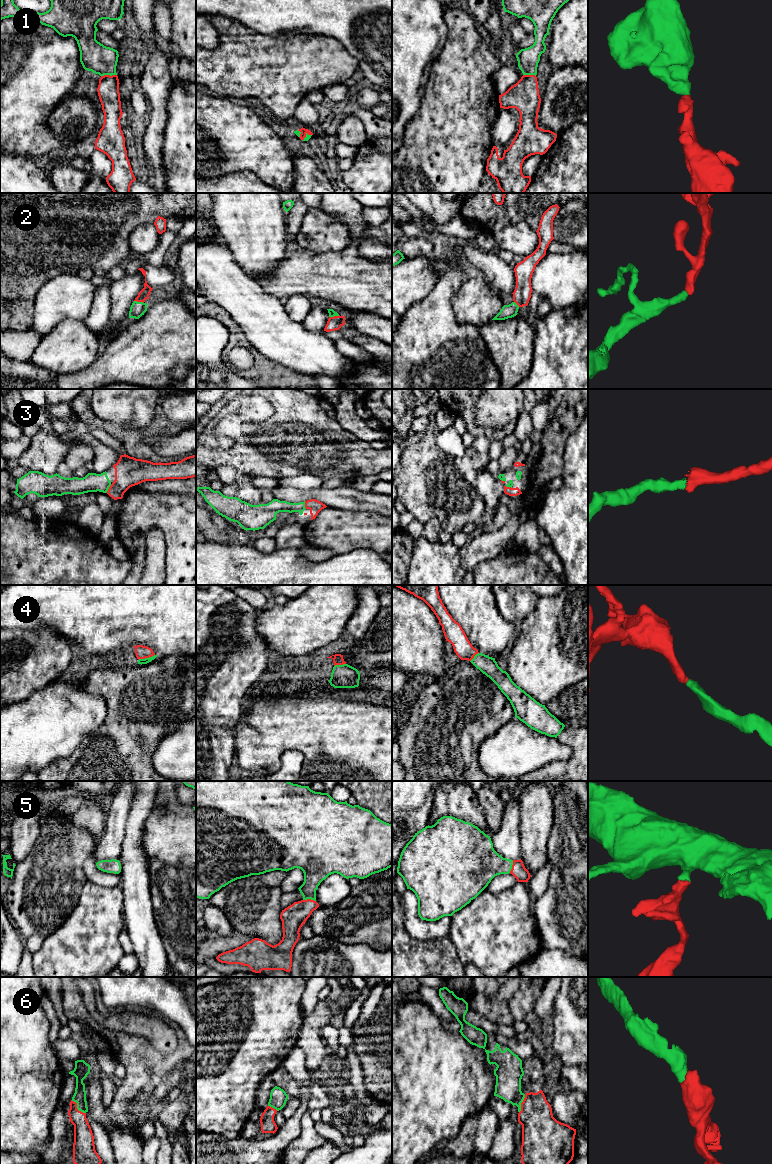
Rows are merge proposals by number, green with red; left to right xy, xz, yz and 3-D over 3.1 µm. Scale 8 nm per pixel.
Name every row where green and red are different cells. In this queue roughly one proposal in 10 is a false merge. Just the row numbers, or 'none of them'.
none of them

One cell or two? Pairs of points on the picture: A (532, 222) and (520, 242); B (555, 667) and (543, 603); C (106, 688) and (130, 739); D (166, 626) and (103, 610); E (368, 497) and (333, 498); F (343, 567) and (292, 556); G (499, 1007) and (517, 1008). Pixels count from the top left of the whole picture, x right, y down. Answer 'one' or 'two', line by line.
A: two
B: one
C: one
D: one
E: one
F: one
G: two

